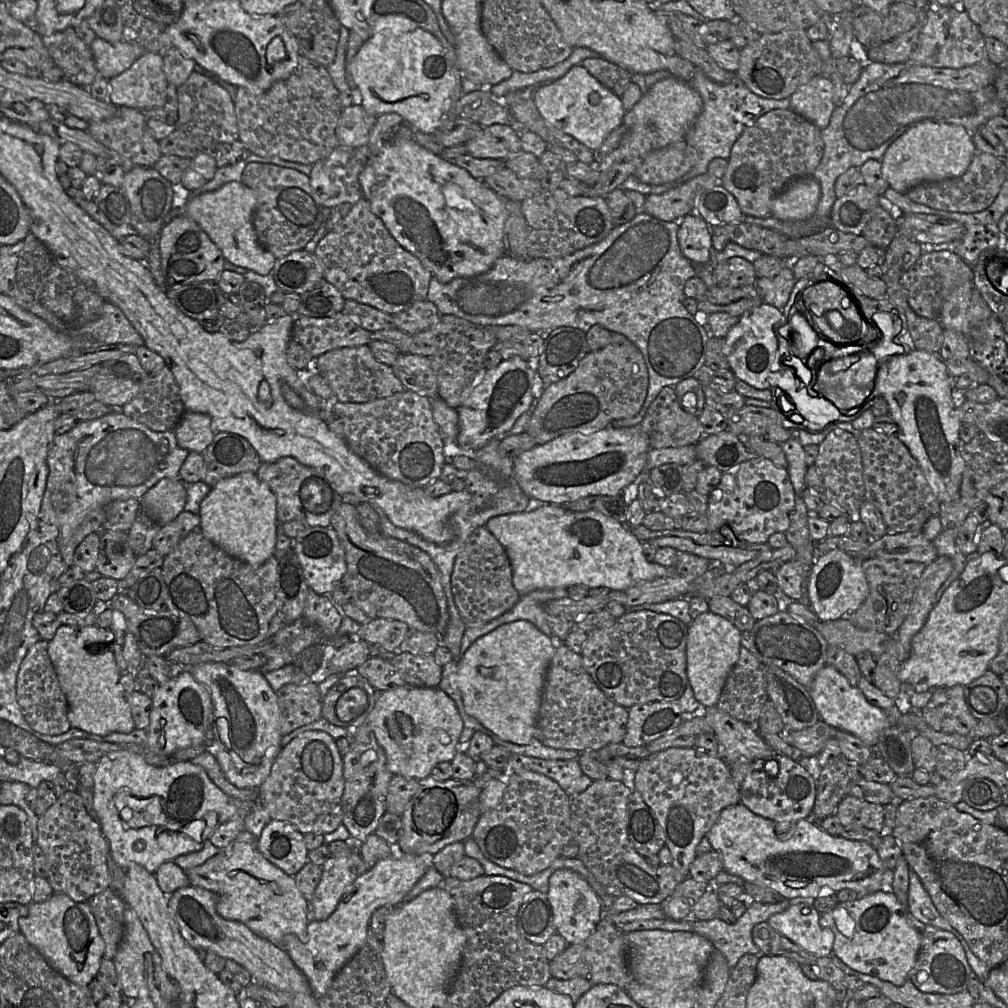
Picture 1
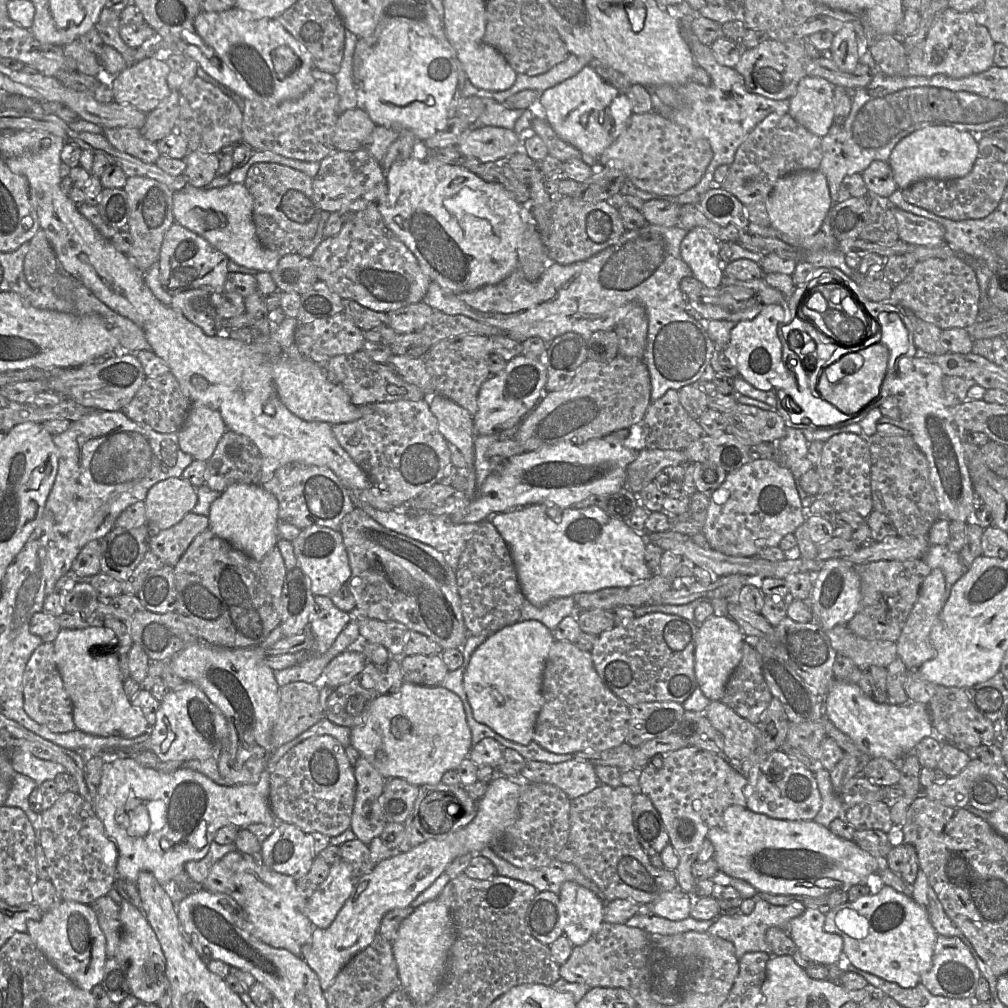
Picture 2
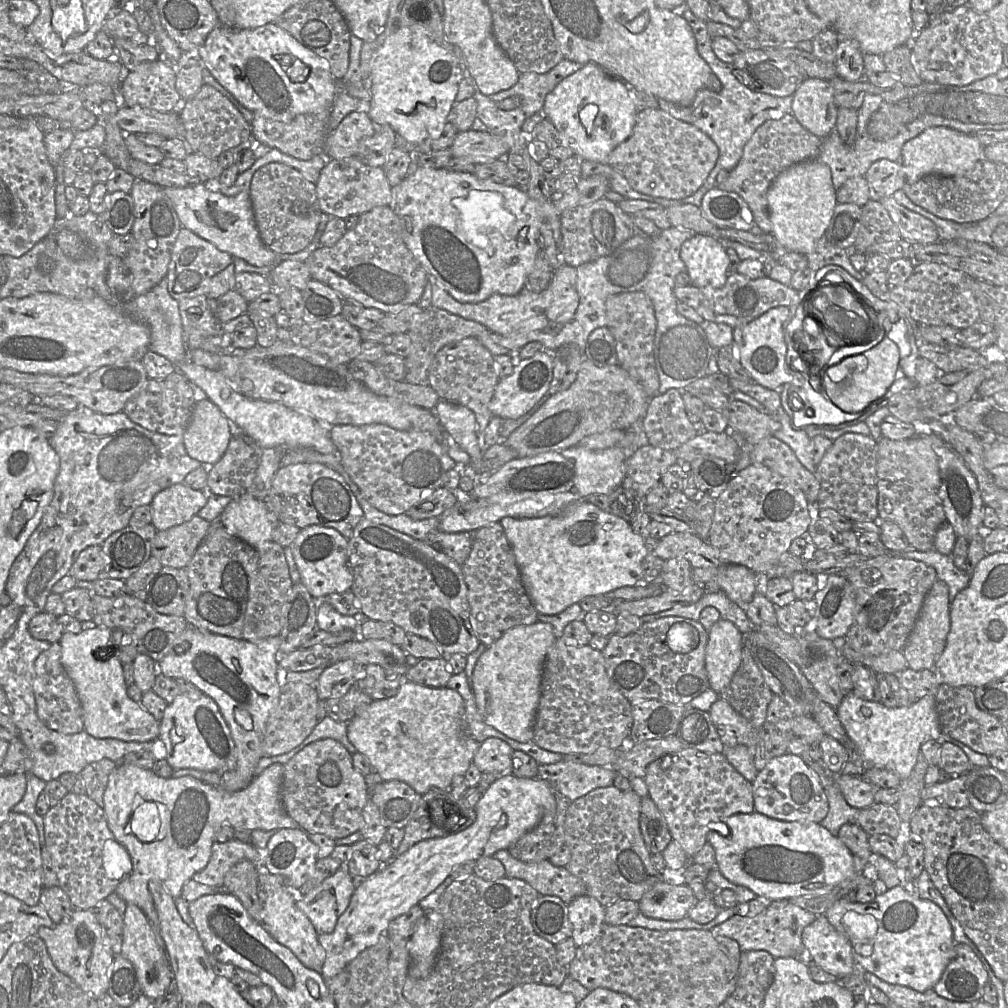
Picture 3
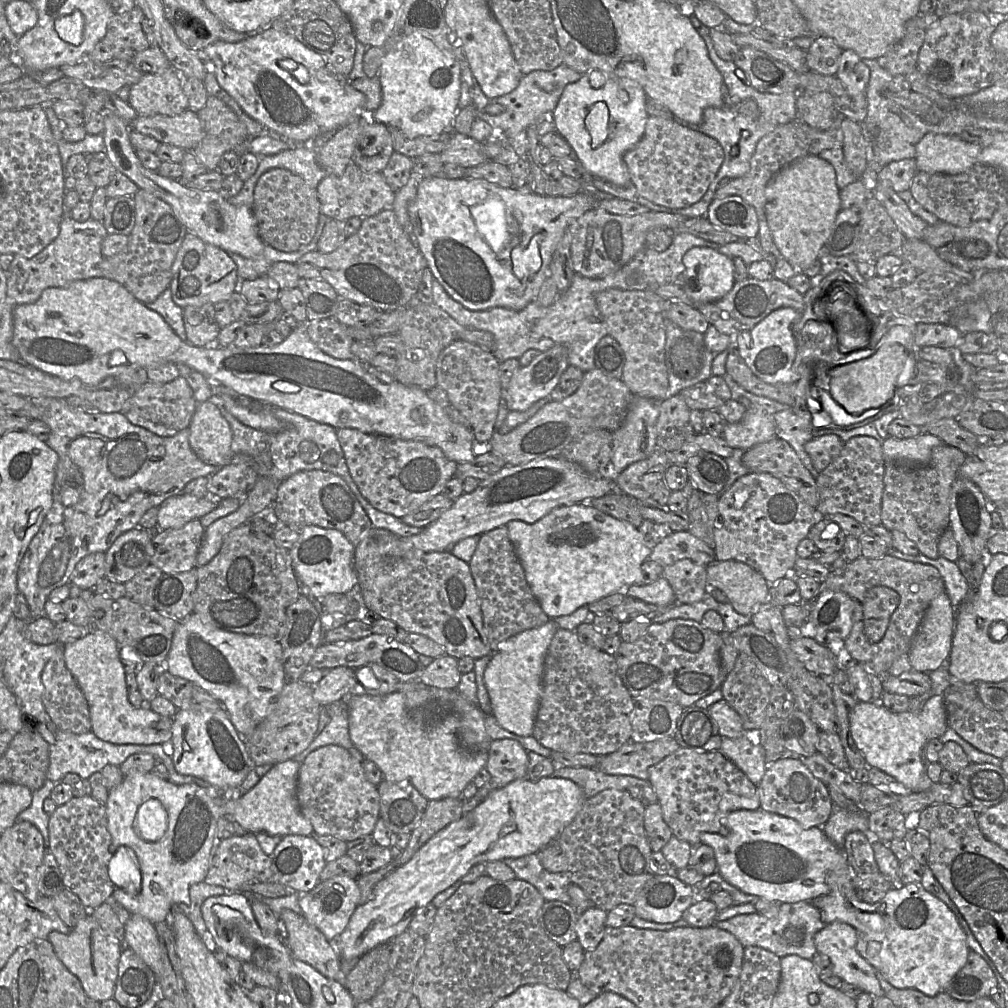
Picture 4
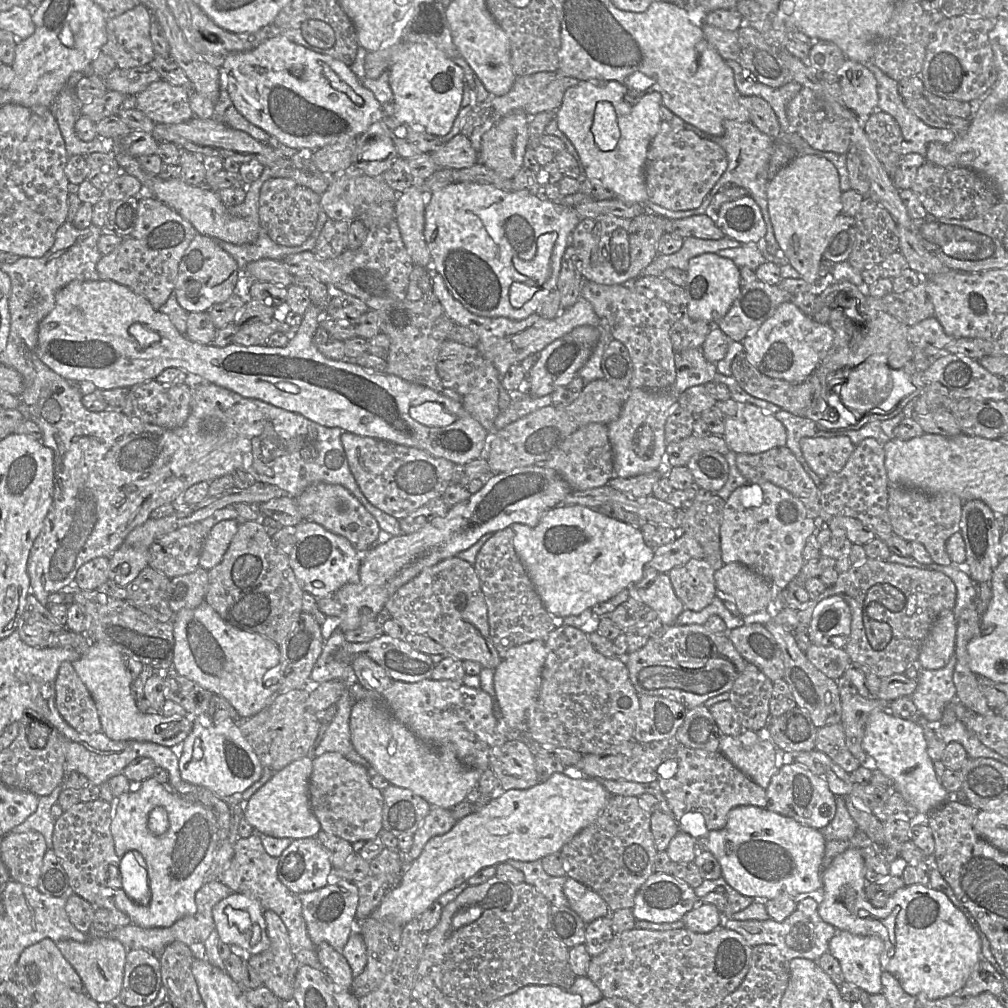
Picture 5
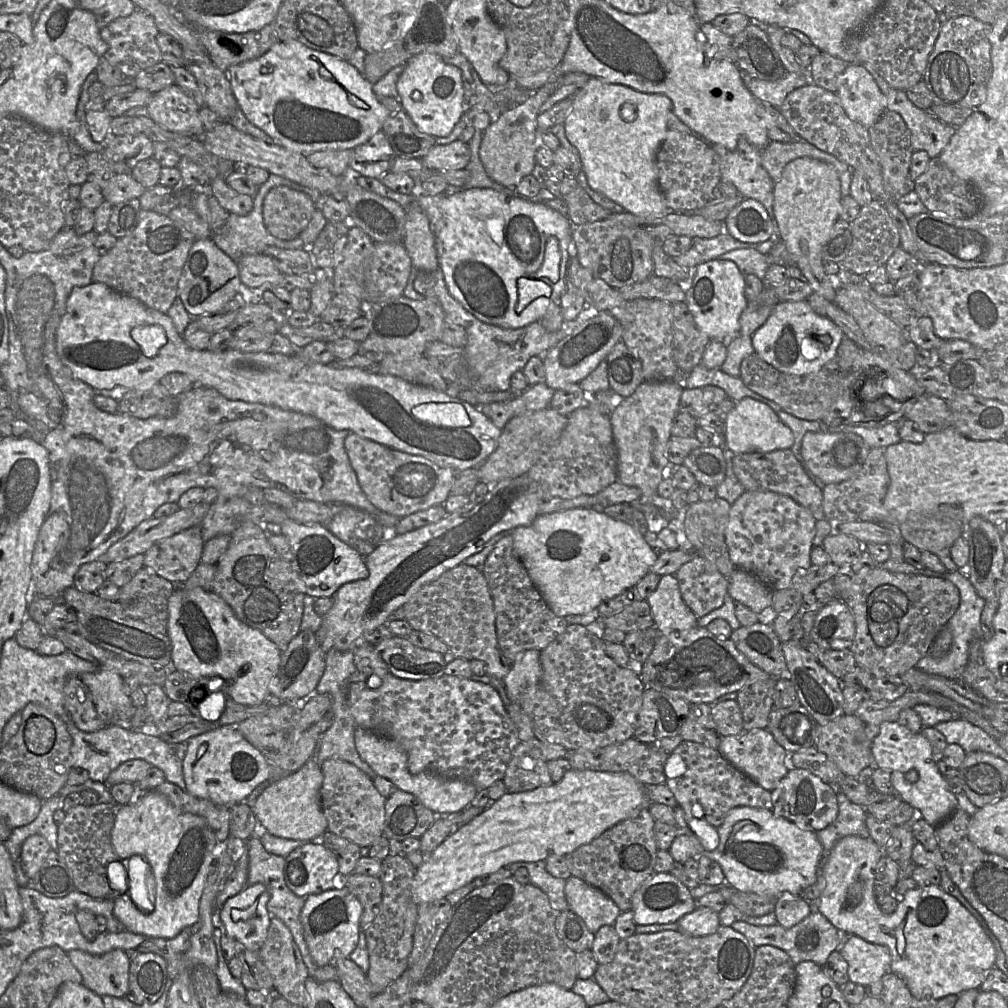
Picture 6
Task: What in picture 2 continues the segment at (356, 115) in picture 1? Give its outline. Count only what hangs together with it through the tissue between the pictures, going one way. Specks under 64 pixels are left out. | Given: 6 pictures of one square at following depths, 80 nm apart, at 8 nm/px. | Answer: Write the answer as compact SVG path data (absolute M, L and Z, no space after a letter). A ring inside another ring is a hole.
M353 108L339 115L333 133L333 146L337 151L353 152L364 147L376 125L365 110Z

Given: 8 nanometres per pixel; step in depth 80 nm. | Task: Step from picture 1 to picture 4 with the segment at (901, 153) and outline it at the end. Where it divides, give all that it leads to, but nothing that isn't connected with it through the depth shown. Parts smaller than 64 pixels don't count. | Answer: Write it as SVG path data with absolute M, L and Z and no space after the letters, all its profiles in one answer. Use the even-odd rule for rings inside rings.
M928 133L916 145L916 166L918 172L957 175L969 170L977 163L980 145L966 142L959 136Z

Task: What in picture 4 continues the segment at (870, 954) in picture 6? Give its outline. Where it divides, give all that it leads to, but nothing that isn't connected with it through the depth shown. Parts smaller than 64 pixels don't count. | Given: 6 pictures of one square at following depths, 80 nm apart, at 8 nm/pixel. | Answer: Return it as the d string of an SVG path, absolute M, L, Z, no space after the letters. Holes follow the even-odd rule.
M832 922L814 937L817 952L827 955L833 972L842 981L858 986L872 997L884 996L876 977L877 970L857 951L855 929L843 922Z

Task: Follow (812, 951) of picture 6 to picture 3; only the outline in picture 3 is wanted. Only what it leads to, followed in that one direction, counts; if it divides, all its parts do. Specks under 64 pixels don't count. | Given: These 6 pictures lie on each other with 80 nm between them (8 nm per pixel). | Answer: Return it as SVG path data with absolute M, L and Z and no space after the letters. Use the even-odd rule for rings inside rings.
M788 899L771 901L768 906L755 916L733 915L716 925L710 931L713 934L726 936L738 942L741 952L764 950L775 959L780 957L798 957L809 962L802 942L802 932L811 924L817 915L789 902Z

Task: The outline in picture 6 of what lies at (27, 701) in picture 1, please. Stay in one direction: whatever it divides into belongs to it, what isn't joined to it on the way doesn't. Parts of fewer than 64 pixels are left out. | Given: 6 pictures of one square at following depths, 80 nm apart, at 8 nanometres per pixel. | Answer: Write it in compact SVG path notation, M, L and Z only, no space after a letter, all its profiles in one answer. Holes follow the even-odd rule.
M71 676L66 680L64 706L81 731L94 732L107 726L97 713L91 693L80 677Z

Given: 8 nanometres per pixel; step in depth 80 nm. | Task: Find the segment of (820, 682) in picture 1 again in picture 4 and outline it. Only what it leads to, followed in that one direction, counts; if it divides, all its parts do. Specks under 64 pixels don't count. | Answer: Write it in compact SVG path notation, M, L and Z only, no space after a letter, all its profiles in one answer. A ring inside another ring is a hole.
M942 695L929 697L919 712L894 713L879 703L858 702L849 714L849 722L852 738L868 767L889 774L910 792L925 791L932 786L921 752L930 740L940 738L948 728Z

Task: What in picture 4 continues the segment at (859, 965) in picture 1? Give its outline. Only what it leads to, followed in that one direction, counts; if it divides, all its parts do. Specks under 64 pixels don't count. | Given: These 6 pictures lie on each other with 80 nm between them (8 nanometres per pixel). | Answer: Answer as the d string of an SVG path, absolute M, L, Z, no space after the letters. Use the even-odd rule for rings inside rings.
M849 865L848 868L828 874L829 892L811 901L821 911L822 921L826 924L843 922L852 926L857 934L857 951L892 986L899 989L915 989L927 996L944 992L954 975L966 964L970 952L966 934L960 927L955 914L943 901L927 892L920 883L891 889L875 904L865 903L856 896L856 890L852 884L854 874L856 873Z

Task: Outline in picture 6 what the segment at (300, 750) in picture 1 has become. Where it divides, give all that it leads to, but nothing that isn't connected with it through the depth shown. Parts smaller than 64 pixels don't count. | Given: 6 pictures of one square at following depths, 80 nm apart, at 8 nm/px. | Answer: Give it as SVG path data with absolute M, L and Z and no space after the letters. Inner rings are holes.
M327 759L320 765L320 769L323 773L320 800L328 822L327 831L360 848L369 848L384 833L386 798L377 791L365 772L349 762Z

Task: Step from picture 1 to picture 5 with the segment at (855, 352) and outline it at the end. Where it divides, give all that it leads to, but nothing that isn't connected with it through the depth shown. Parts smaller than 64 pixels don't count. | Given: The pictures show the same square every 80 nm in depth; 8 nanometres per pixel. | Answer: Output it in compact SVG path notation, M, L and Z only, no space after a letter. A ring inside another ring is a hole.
M866 360L851 368L841 385L833 391L839 394L842 403L855 414L870 414L872 409L890 411L902 399L894 388L892 368L878 361Z

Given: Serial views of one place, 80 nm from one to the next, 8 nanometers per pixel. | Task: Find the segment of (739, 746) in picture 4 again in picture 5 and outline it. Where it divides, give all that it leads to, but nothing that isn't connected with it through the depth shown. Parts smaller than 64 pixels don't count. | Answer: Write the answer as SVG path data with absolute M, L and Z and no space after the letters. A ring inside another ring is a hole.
M752 730L739 736L723 736L720 752L741 772L765 790L782 764L783 750Z

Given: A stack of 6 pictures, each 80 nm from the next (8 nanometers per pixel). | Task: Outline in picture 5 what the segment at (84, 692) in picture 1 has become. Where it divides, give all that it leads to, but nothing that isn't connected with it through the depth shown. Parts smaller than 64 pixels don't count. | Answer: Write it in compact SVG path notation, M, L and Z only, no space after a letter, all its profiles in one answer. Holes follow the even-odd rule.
M91 643L87 651L71 664L95 703L101 731L117 741L146 741L167 747L182 743L192 730L193 719L188 715L164 716L154 711L140 712L130 690L132 681L125 663L127 656L105 643Z

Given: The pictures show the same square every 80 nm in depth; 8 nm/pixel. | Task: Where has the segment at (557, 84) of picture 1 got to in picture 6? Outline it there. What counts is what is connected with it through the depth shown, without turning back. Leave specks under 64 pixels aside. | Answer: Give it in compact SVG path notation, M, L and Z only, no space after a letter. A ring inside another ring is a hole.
M591 78L583 86L579 87L573 95L572 106L563 125L564 125L566 137L579 152L579 156L582 162L582 170L585 172L589 186L593 190L604 194L613 202L620 205L626 212L635 215L662 217L669 213L677 213L667 208L665 199L659 187L658 169L656 164L657 152L661 144L663 143L668 131L667 115L669 112L672 112L673 110L672 108L673 105L671 100L663 94L646 94L636 91L625 85L607 83L597 78Z

